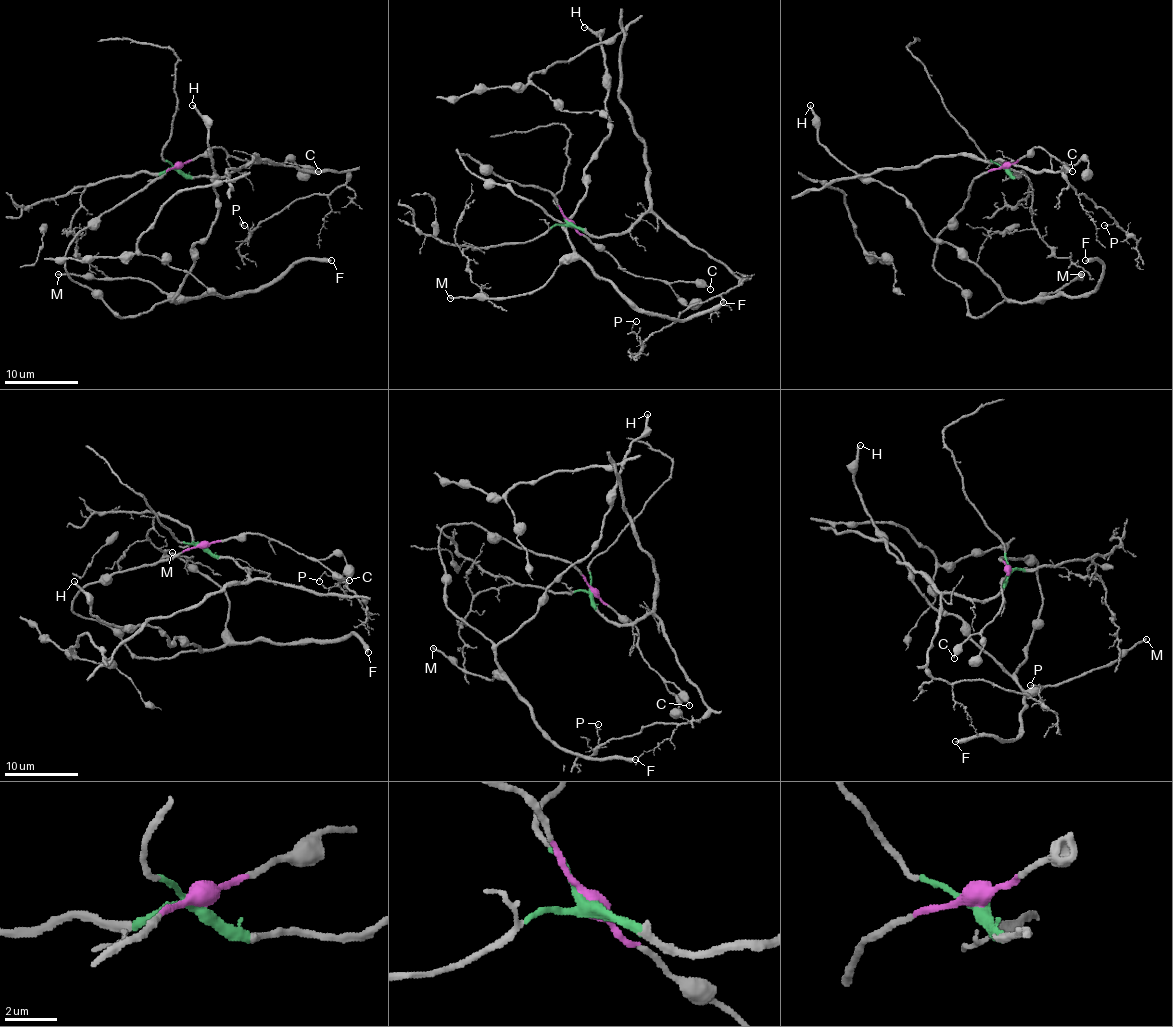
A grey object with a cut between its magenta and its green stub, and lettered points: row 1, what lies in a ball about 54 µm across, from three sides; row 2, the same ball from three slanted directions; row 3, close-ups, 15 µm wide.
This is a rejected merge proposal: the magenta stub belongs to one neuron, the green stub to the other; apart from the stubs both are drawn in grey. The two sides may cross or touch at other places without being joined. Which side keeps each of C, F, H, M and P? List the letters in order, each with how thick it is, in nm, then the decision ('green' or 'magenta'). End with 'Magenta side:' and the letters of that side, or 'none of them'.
C: 160 nm | magenta
F: 320 nm | magenta
H: 200 nm | magenta
M: 240 nm | magenta
P: 100 nm | green
Magenta side: C, F, H, M

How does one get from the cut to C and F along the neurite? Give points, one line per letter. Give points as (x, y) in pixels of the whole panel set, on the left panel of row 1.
C: (176, 168), (206, 155), (213, 147), (222, 147), (246, 162), (283, 162), (311, 166), (319, 171)
F: (176, 168), (81, 231), (65, 257), (65, 271), (117, 316), (243, 295), (302, 260), (332, 260)

